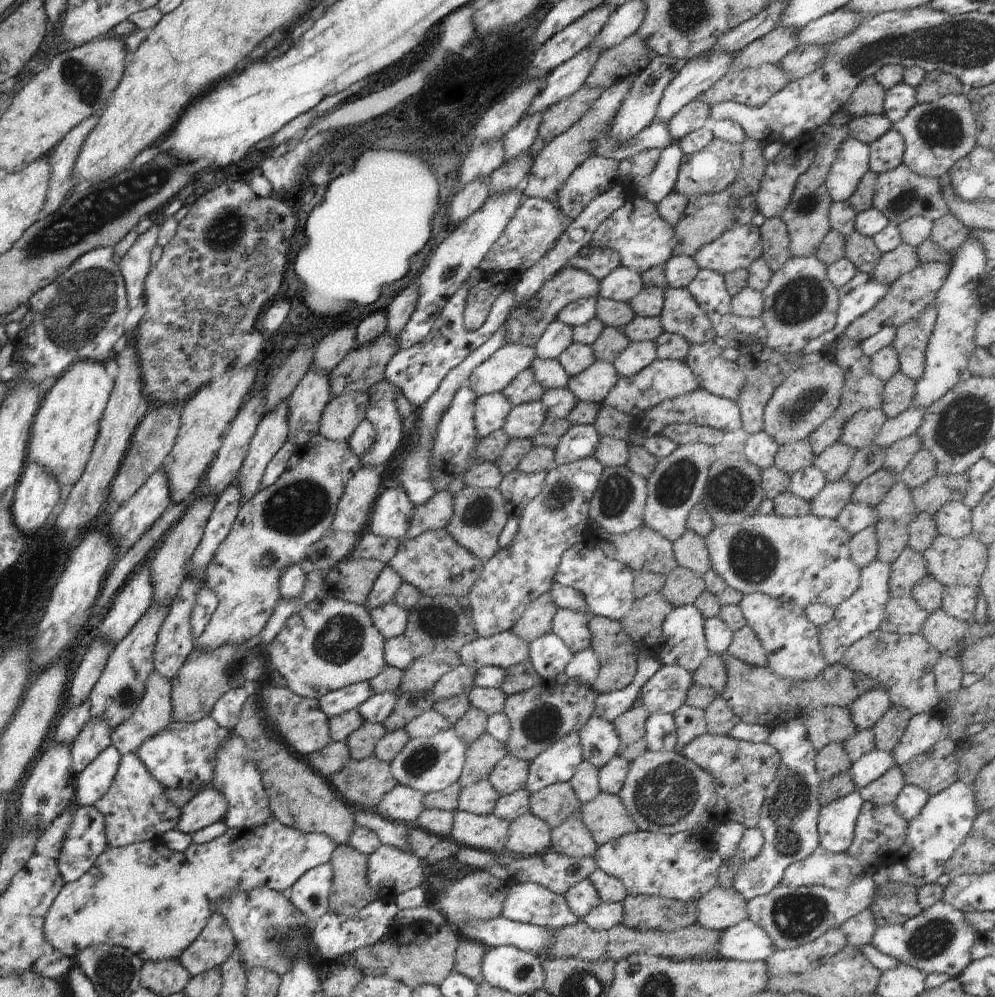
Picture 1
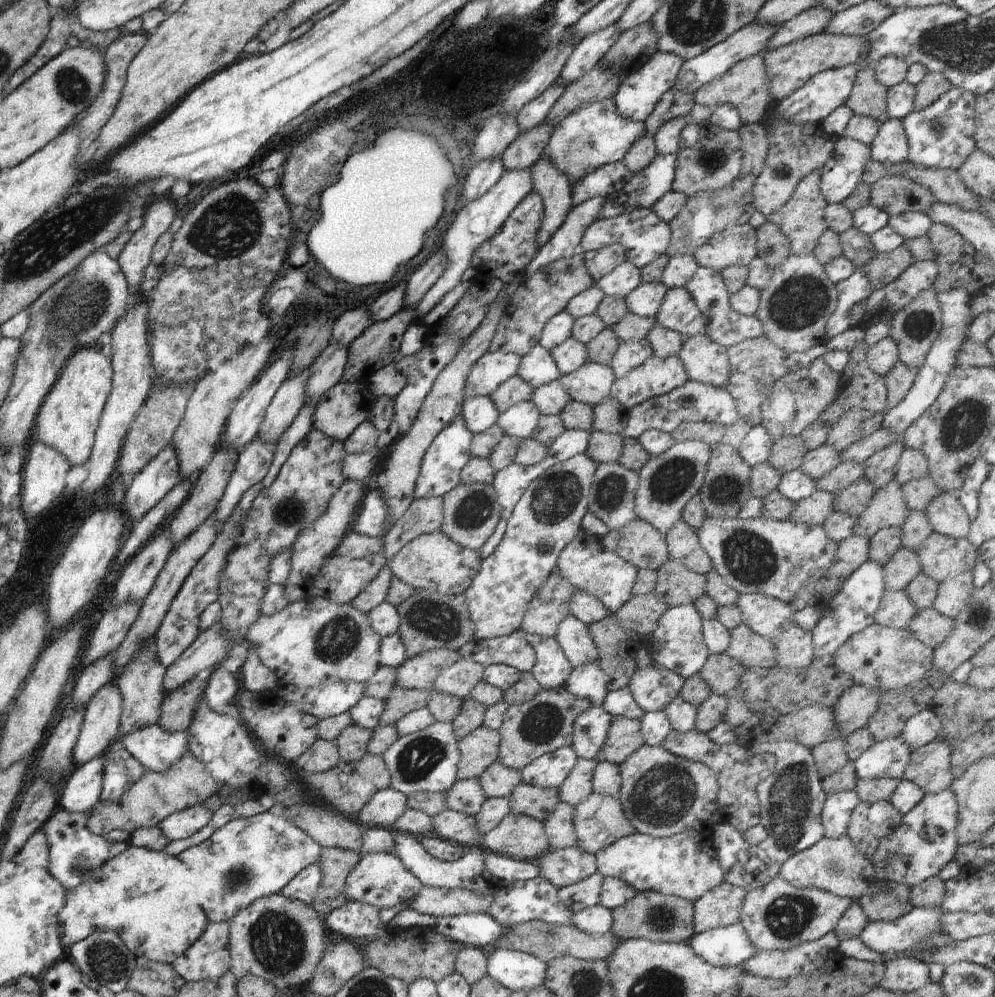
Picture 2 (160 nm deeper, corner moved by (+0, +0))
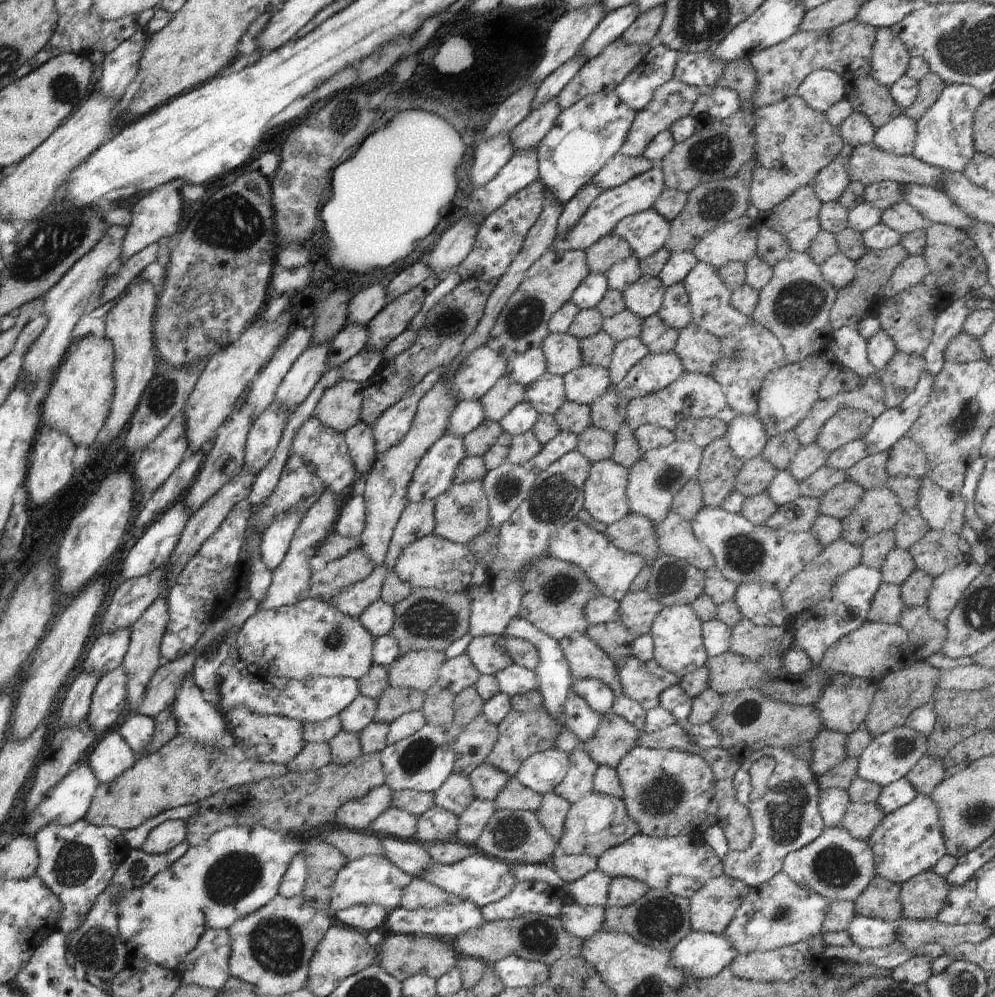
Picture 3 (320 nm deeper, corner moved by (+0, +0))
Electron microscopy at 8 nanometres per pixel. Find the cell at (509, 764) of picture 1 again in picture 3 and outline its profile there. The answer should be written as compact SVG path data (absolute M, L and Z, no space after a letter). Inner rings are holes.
M484 762L469 774L475 798L493 801L504 783L509 779L507 774Z

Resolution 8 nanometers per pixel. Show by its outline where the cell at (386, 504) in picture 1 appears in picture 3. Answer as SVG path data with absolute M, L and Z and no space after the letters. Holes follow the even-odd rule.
M352 497L339 510L332 532L343 537L358 537L363 531L366 514L364 497Z

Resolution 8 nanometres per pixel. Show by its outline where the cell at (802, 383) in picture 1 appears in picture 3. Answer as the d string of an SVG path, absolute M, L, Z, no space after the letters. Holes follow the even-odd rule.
M824 345L802 360L766 374L757 394L758 406L755 416L764 425L768 436L775 437L777 434L792 431L803 418L808 416L812 405L819 399L820 381L836 366L839 367L836 355L828 345Z

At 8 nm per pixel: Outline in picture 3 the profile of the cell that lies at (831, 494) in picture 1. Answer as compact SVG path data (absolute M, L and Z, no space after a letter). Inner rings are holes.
M798 496L791 503L779 506L762 526L786 533L809 532L818 515L818 499Z

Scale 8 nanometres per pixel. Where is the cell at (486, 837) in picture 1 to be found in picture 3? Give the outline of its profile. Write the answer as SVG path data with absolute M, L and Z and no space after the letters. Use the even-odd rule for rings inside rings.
M434 805L418 817L414 840L420 843L455 840L458 817L453 812Z

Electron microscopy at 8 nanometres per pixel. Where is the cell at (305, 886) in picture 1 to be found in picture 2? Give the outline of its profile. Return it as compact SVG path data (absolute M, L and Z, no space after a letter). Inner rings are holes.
M316 863L308 865L286 884L279 892L286 898L301 900L307 905L313 904L313 898L322 884L323 874Z

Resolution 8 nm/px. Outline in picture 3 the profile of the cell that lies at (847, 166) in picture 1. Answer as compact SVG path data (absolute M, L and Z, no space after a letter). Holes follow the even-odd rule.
M845 144L839 156L816 175L812 186L816 196L823 203L837 200L850 182L845 166L847 165L847 156L853 148Z

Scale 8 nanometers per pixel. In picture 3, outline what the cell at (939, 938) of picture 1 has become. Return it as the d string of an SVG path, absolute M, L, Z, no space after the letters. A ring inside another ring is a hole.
M855 915L846 929L854 945L863 949L875 949L891 945L895 940L897 921L884 922L862 915Z

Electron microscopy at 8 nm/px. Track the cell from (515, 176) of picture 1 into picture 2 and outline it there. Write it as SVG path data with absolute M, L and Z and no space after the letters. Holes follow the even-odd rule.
M544 122L520 133L500 156L505 170L530 169L541 158L553 130L552 125Z

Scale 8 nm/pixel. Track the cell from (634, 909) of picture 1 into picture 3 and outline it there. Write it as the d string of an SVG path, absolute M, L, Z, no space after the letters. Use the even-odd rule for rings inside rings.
M650 889L630 906L604 906L604 920L601 930L626 933L632 936L636 942L654 950L671 951L691 931L689 904L689 899L672 894L668 889Z

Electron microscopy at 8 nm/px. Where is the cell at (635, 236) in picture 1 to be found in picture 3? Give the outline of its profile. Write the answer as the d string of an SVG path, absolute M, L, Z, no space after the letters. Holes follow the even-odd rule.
M650 207L623 218L611 233L628 242L633 255L640 260L666 246L671 225Z

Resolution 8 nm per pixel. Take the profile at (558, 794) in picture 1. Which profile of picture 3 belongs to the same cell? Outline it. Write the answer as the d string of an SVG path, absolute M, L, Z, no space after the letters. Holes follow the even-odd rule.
M510 777L493 801L496 811L508 809L536 812L542 799L543 795L526 788L516 777Z

